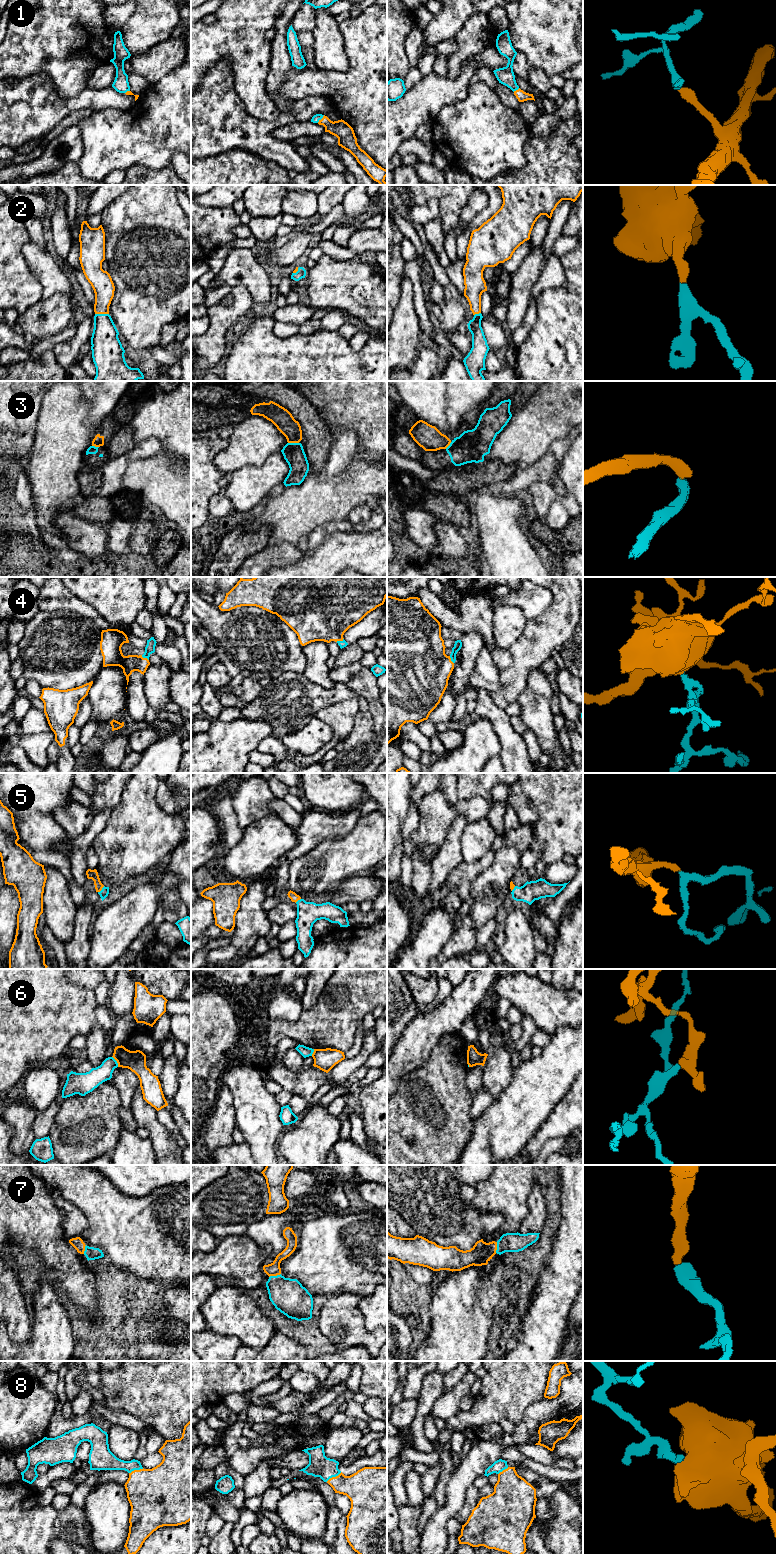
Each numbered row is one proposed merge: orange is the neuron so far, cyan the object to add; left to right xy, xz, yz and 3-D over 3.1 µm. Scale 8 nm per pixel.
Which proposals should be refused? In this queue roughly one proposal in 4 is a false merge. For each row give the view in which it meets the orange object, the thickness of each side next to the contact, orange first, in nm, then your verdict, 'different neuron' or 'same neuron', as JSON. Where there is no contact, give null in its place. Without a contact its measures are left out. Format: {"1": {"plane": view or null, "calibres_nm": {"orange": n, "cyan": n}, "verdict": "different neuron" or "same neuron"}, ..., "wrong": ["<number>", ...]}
{"1": {"plane": "xz", "calibres_nm": {"orange": 150, "cyan": 60}, "verdict": "same neuron"}, "2": {"plane": "xy", "calibres_nm": {"orange": 170, "cyan": 220}, "verdict": "same neuron"}, "3": {"plane": "xz", "calibres_nm": {"orange": 160, "cyan": 170}, "verdict": "different neuron"}, "4": {"plane": "xy", "calibres_nm": {"orange": 140, "cyan": 80}, "verdict": "same neuron"}, "5": {"plane": "xy", "calibres_nm": {"orange": 80, "cyan": 70}, "verdict": "same neuron"}, "6": {"plane": "xy", "calibres_nm": {"orange": 160, "cyan": 140}, "verdict": "different neuron"}, "7": {"plane": "xz", "calibres_nm": {"orange": 110, "cyan": 280}, "verdict": "same neuron"}, "8": {"plane": "xz", "calibres_nm": {"orange": 280, "cyan": 180}, "verdict": "same neuron"}, "wrong": ["3", "6"]}

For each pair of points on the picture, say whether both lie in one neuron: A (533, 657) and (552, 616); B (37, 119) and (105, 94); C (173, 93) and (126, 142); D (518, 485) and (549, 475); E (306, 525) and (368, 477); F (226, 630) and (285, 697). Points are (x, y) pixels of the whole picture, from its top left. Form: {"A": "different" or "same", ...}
{"A": "same", "B": "same", "C": "same", "D": "same", "E": "same", "F": "different"}

